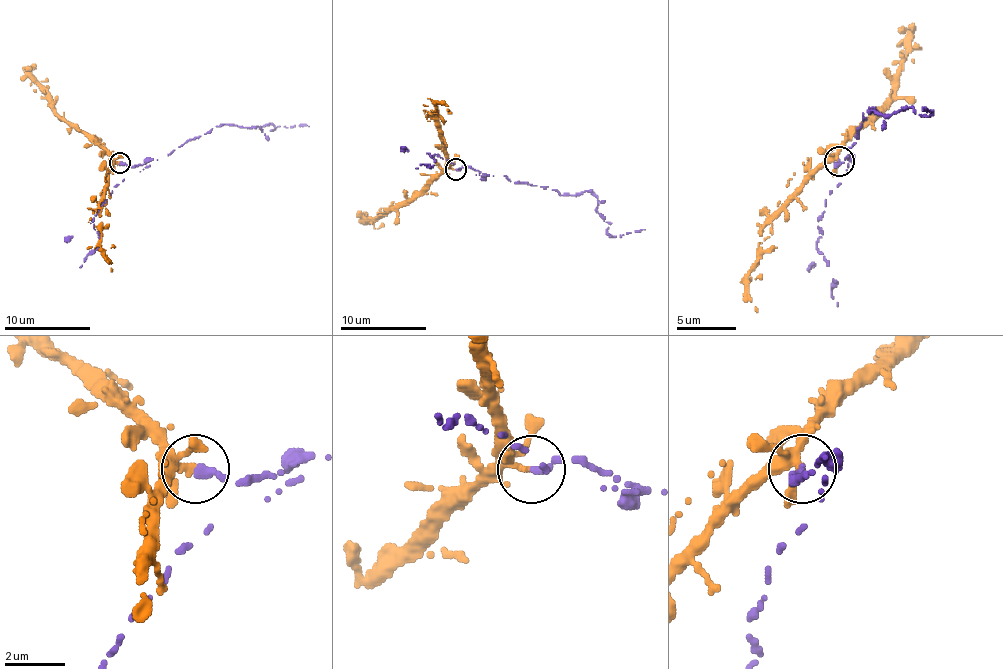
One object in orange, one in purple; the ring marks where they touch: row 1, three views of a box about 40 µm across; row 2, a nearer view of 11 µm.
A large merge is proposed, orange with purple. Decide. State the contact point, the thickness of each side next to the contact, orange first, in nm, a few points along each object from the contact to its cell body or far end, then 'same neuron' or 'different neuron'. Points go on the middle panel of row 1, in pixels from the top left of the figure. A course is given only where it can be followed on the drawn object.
place (455, 169); calibres 200 and 260 nm; course orange (455, 170), (446, 168), (388, 213), (371, 219); course purple (455, 170), (463, 165), (562, 195), (590, 191), (597, 210), (610, 223), (610, 234), (644, 230); different neuron

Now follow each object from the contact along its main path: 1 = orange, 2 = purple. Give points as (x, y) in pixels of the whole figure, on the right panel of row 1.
1: (839, 162), (837, 153), (896, 87), (911, 36), (908, 24)
2: (839, 162), (848, 156), (863, 114), (875, 108), (869, 111), (923, 111)

